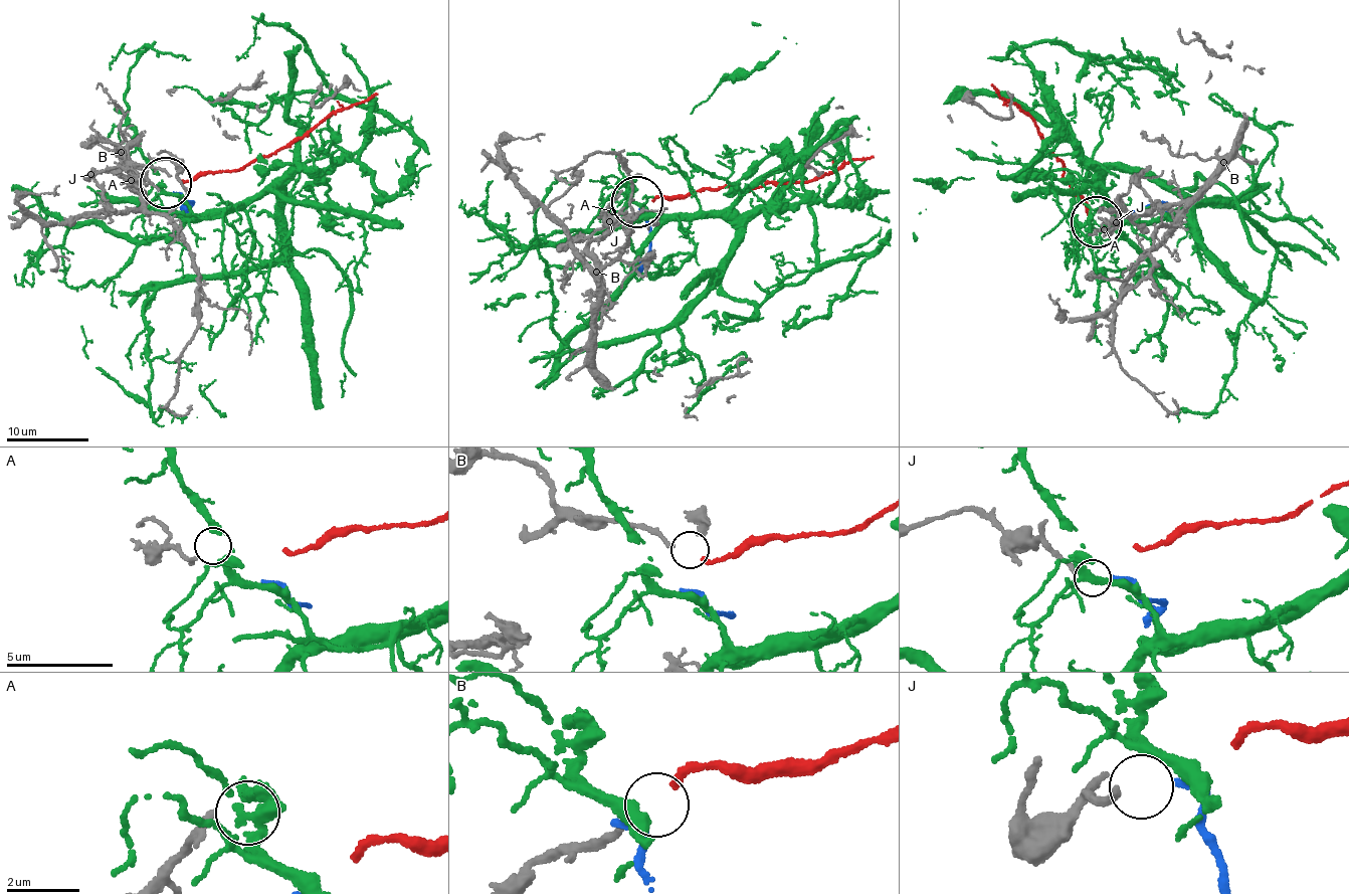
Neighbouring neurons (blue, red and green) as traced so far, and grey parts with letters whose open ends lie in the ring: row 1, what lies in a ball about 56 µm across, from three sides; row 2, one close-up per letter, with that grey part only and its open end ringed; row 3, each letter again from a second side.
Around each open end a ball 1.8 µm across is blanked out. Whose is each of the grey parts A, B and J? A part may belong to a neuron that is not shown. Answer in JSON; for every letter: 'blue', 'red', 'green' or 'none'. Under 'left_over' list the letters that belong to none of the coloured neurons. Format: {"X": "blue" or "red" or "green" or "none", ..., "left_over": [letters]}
{"A": "none", "B": "red", "J": "blue", "left_over": ["A"]}

